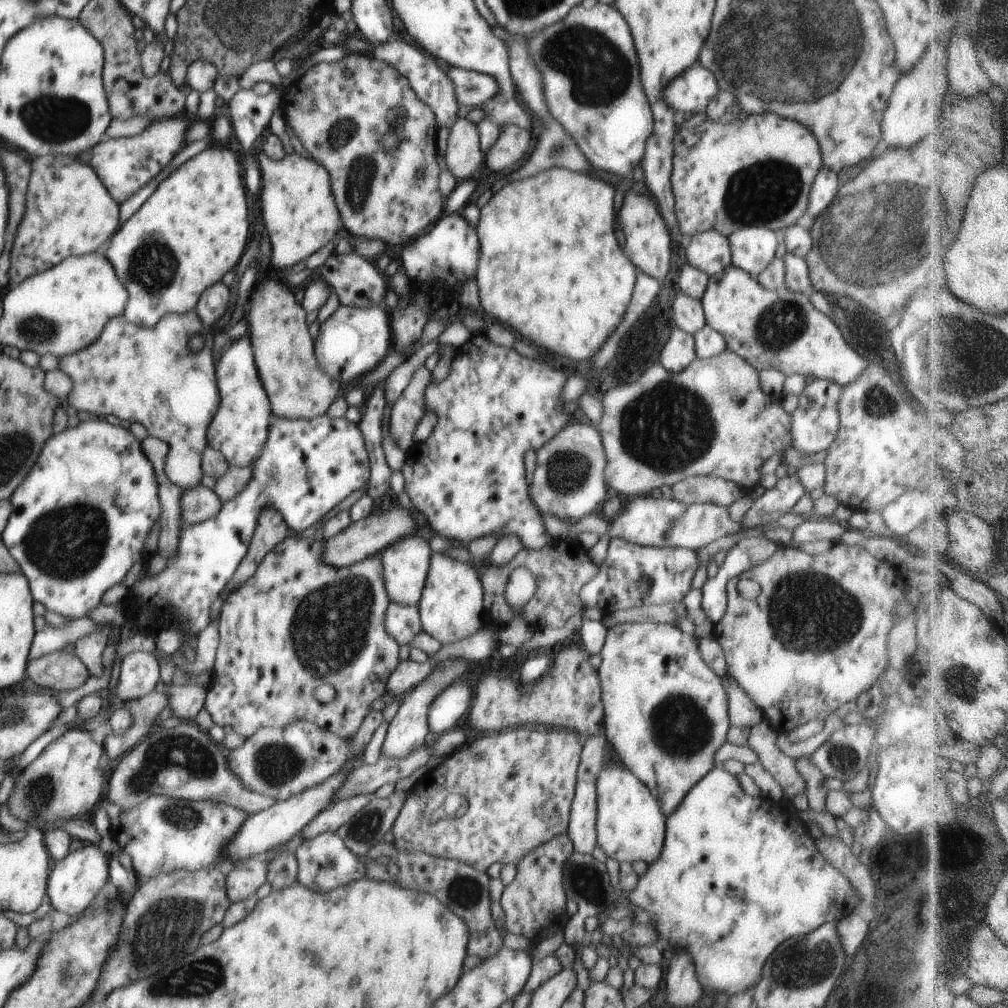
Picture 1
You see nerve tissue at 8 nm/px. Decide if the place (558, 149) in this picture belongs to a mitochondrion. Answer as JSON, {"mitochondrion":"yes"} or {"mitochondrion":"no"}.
{"mitochondrion":"yes"}

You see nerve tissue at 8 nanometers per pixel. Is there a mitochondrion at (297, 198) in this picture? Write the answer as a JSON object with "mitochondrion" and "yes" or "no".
{"mitochondrion":"no"}

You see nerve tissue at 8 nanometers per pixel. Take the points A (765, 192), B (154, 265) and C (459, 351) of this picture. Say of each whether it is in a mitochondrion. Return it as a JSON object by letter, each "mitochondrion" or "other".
{"A":"mitochondrion","B":"mitochondrion","C":"other"}

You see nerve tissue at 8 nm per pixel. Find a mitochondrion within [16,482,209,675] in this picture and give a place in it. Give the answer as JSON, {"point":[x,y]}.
{"point":[66,544]}

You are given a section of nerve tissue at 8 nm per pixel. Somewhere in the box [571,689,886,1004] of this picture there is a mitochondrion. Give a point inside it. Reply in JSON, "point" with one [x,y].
{"point":[804,962]}

